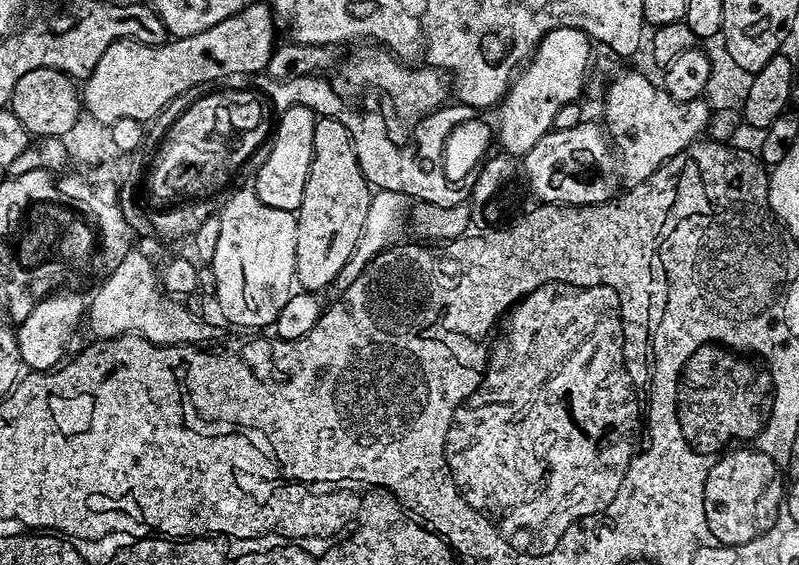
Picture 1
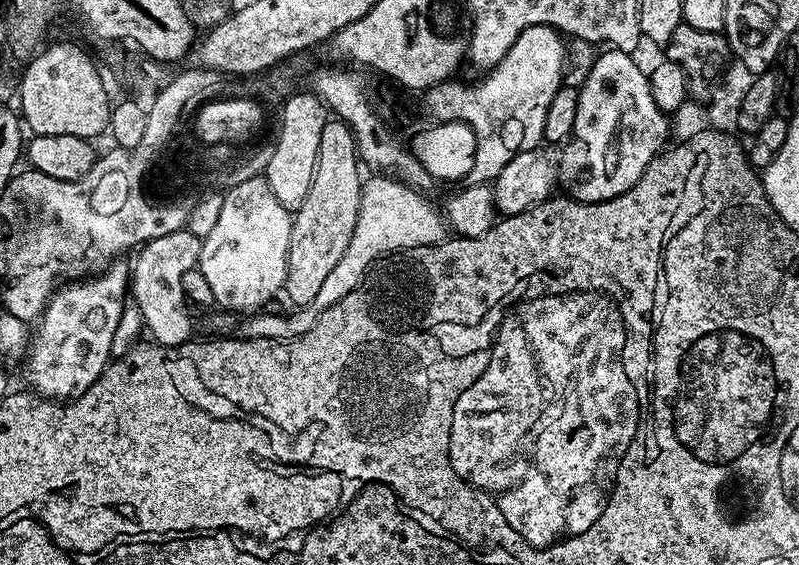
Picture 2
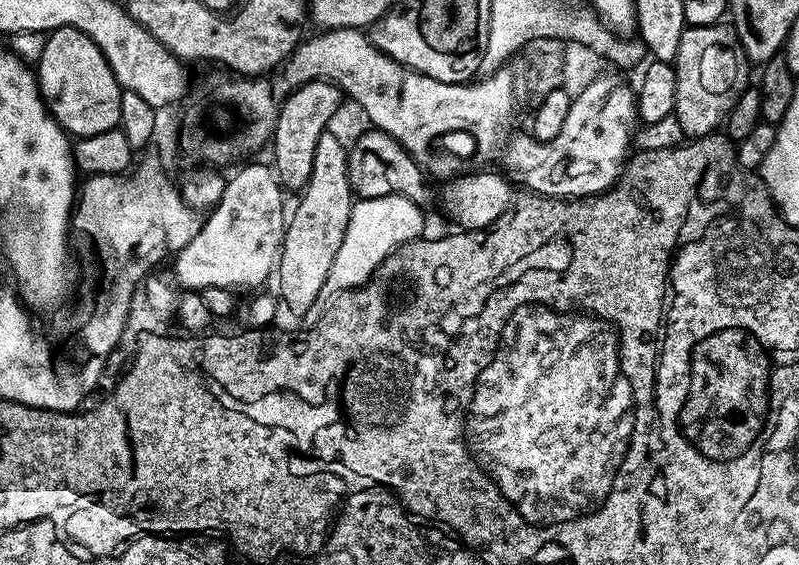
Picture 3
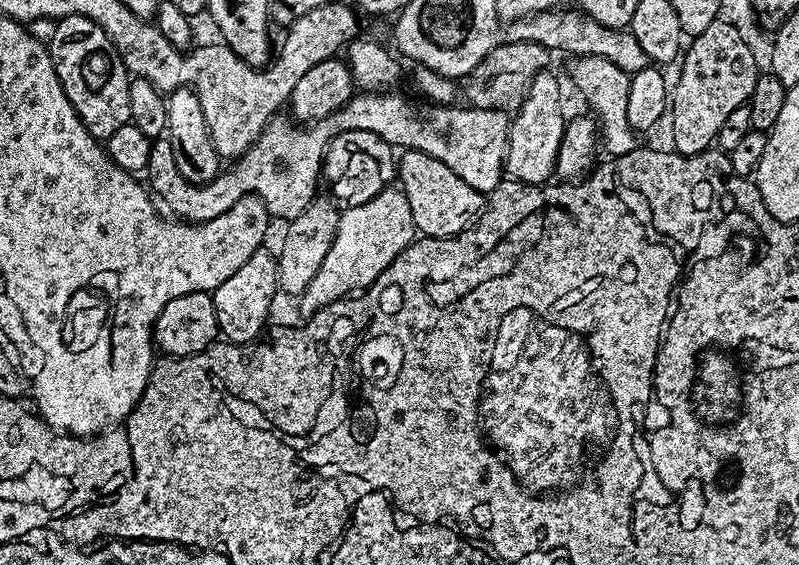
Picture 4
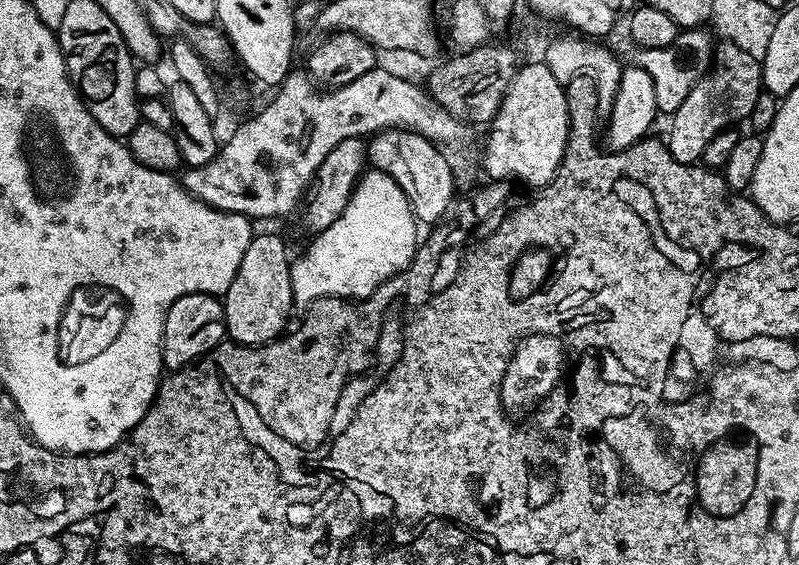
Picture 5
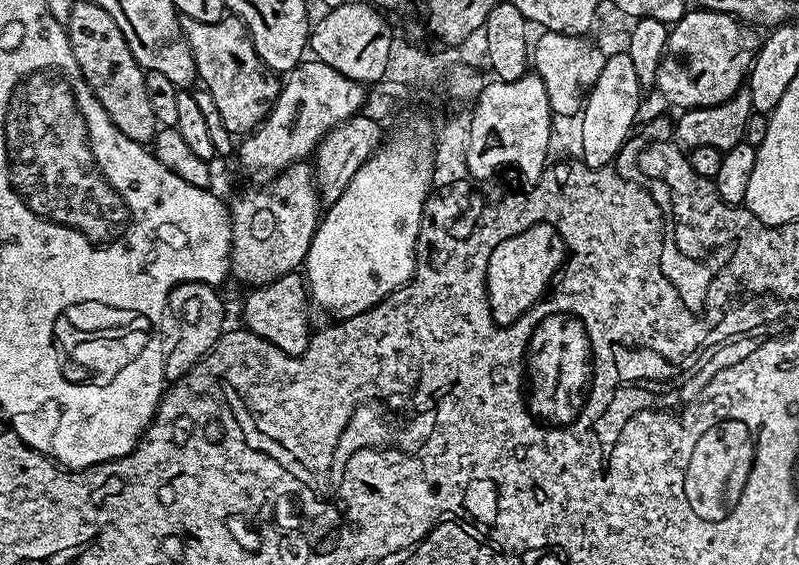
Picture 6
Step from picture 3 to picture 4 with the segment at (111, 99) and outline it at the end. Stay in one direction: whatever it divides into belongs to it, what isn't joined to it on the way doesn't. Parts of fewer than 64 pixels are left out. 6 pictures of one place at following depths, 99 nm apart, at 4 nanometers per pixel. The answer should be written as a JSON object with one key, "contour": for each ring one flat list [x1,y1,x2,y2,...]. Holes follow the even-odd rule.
{"contour":[[61,16,56,20,56,26,54,40,47,46,58,82,62,82,62,90,66,90,66,98,70,98,85,130,95,140,106,142,114,130,122,130,132,118,128,67,122,62,115,42,98,22,85,16]]}

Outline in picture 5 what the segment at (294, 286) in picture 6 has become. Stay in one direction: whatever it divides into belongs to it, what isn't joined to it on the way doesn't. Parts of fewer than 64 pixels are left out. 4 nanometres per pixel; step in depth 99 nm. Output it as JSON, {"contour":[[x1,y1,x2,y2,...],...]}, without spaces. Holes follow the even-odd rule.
{"contour":[[260,235,252,239,250,246,246,246,238,274,234,274,234,282,230,282,223,294,222,303,224,327,229,341,238,344,270,344,285,335,289,327,288,315,294,311,294,305,290,255,282,241]]}

